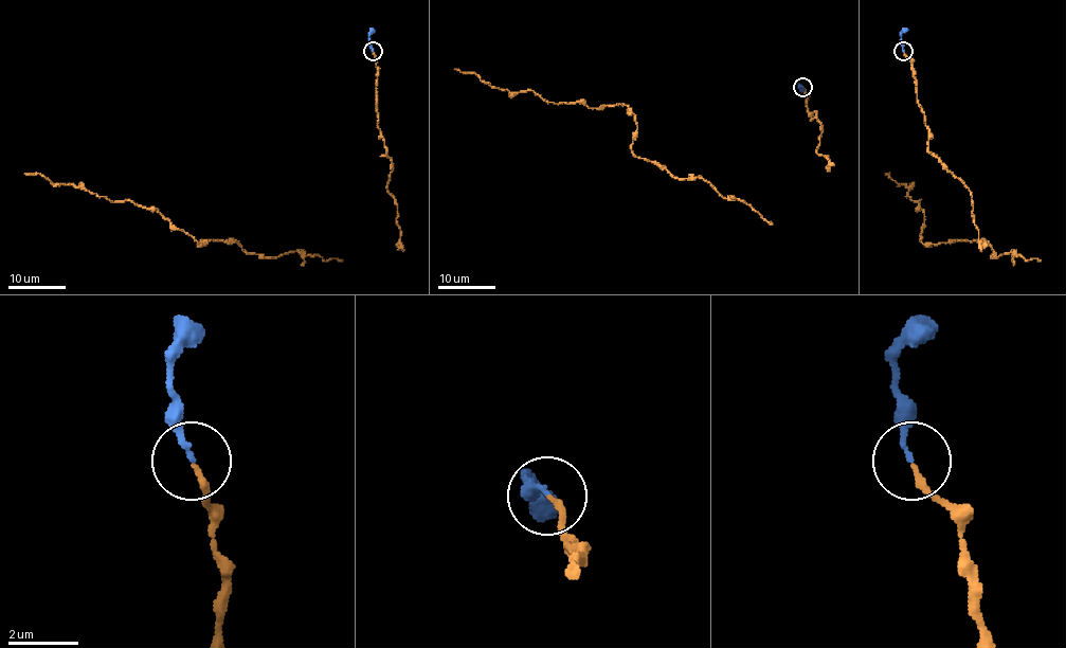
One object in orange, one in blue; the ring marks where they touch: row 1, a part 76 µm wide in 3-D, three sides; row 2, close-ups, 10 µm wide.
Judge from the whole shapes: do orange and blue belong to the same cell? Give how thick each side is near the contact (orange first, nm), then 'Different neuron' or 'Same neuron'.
Thickness 170 nm (orange) against 140 nm. Same neuron

